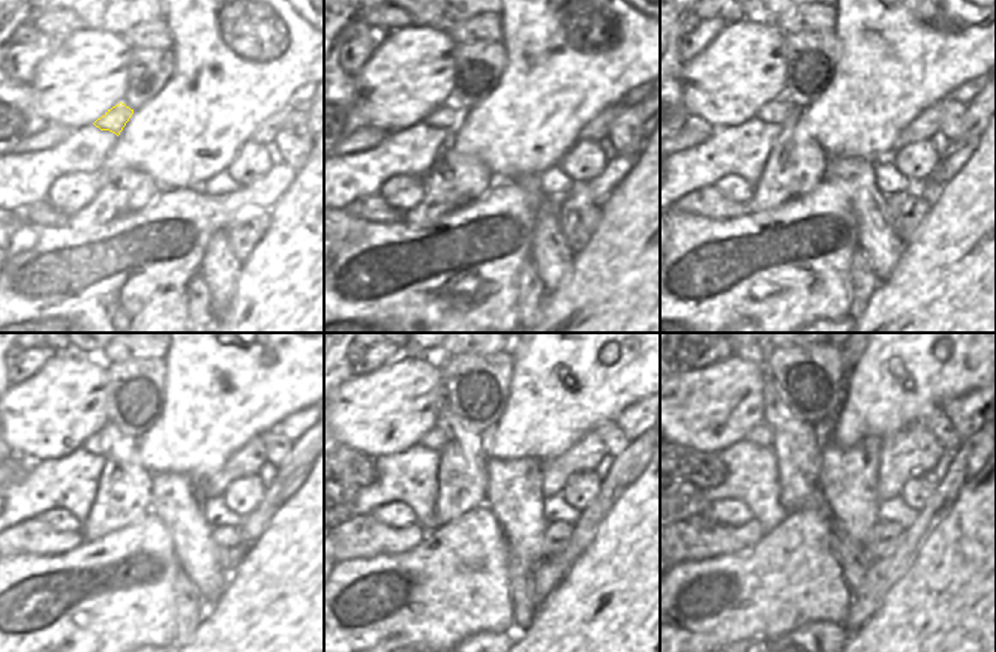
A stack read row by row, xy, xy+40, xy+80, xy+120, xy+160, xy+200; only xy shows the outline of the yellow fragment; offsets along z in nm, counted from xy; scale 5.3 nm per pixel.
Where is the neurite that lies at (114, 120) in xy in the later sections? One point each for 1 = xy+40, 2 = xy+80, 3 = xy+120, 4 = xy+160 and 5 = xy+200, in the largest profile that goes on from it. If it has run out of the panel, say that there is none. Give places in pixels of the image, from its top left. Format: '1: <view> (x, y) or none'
1: xy+40 (447, 116)
2: xy+80 (776, 111)
3: xy+120 (99, 442)
4: xy+160 (434, 439)
5: xy+200 (761, 435)

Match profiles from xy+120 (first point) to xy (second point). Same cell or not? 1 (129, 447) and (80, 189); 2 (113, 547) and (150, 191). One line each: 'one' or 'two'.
1: two
2: two

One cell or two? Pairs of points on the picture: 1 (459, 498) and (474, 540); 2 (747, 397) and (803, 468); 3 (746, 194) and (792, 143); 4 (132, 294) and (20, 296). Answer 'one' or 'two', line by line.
1: two
2: two
3: two
4: one

